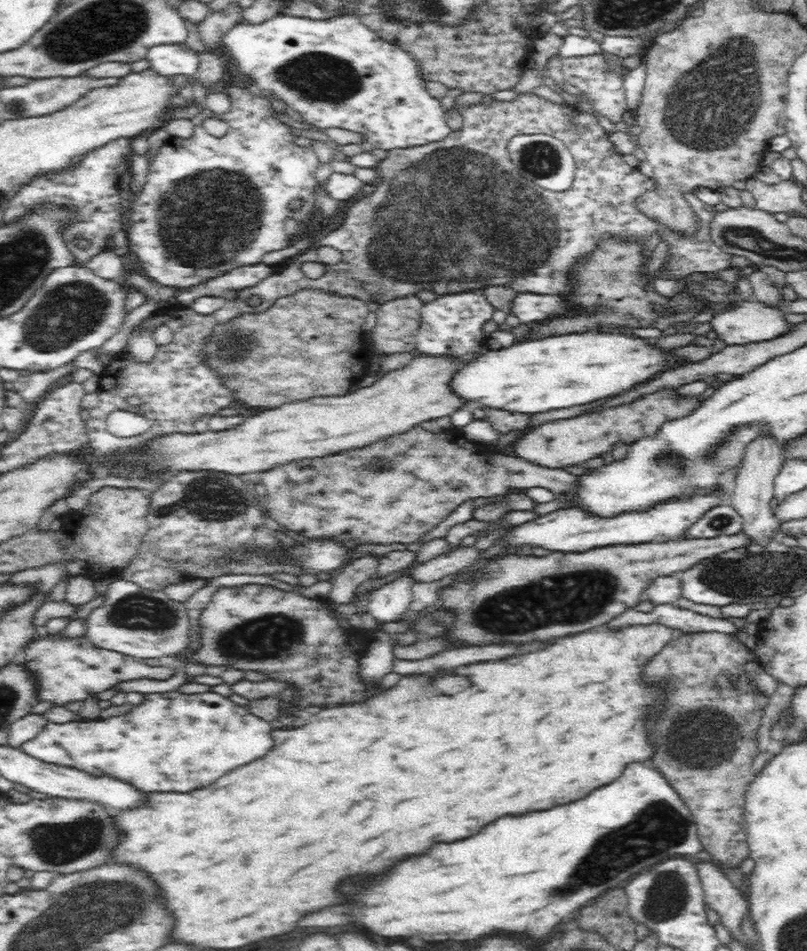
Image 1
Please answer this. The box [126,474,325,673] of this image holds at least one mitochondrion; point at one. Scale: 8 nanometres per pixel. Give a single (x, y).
(271, 635)

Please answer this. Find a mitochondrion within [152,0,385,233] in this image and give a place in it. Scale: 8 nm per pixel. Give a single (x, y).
(315, 78)

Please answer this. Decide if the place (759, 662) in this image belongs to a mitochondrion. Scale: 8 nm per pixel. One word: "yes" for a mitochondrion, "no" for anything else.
no

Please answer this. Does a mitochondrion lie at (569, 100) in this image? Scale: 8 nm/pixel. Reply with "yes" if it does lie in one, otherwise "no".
no

